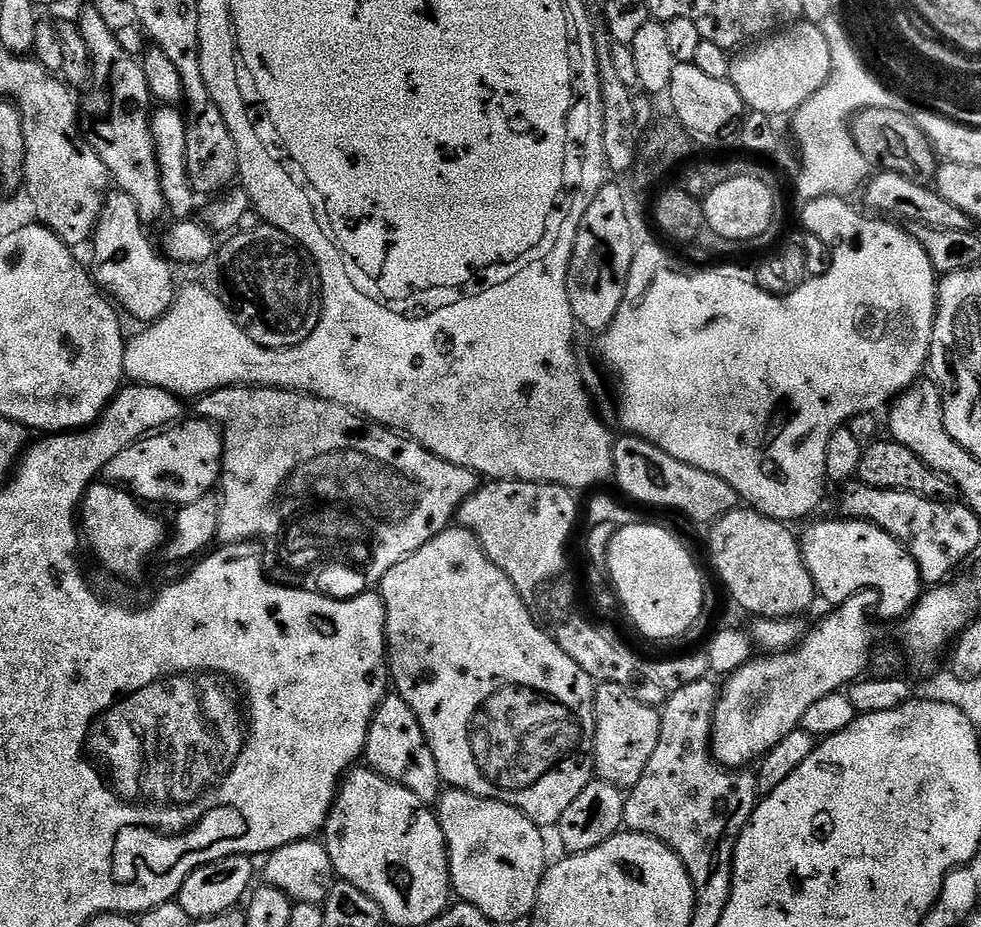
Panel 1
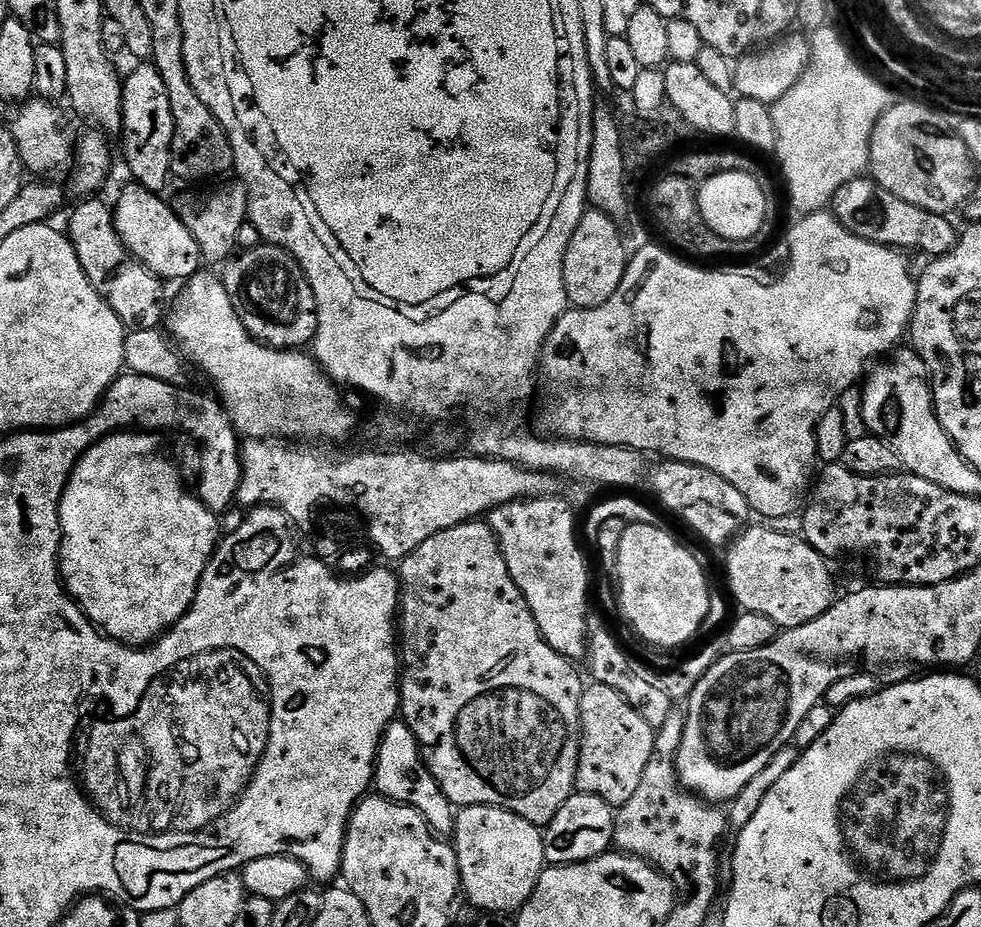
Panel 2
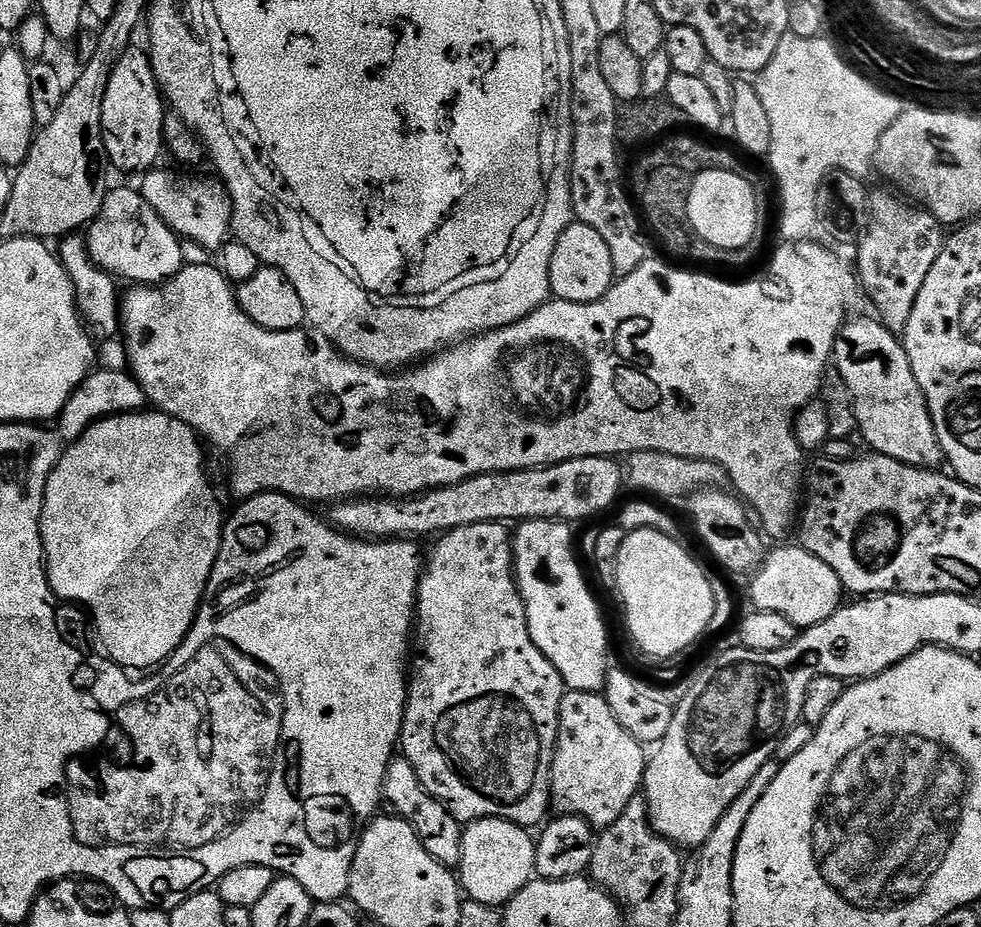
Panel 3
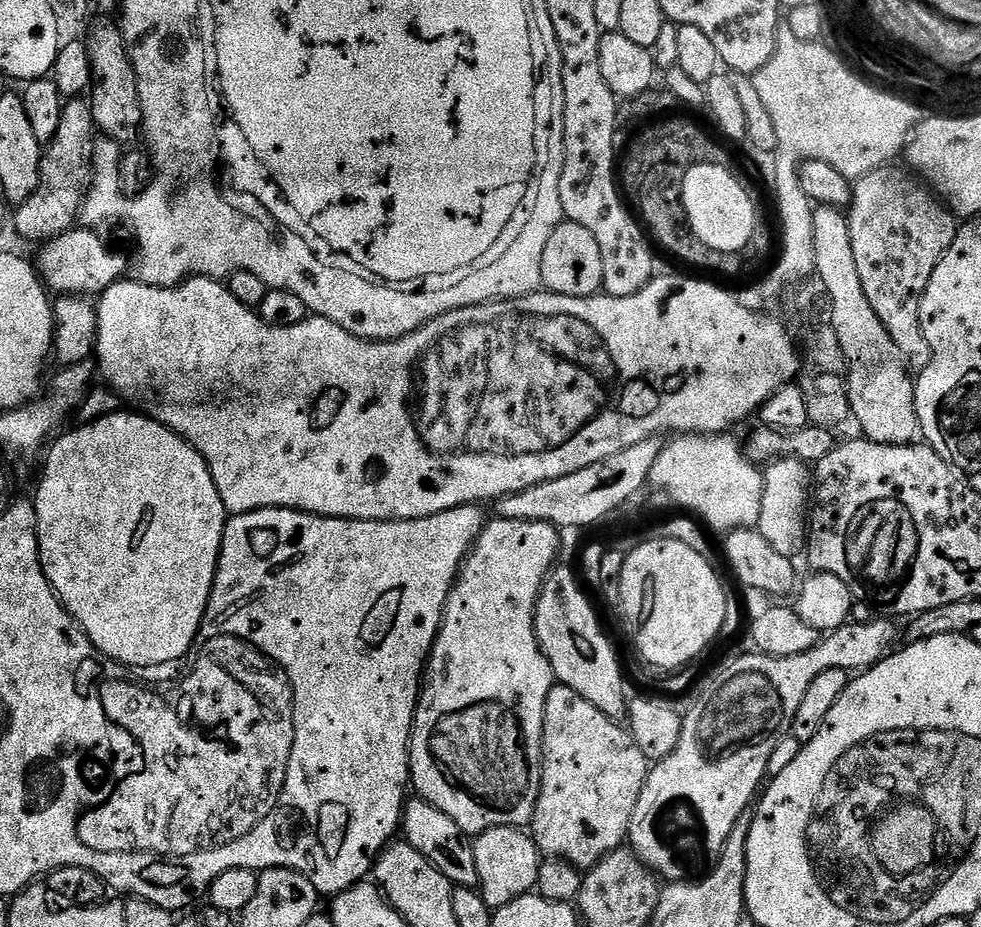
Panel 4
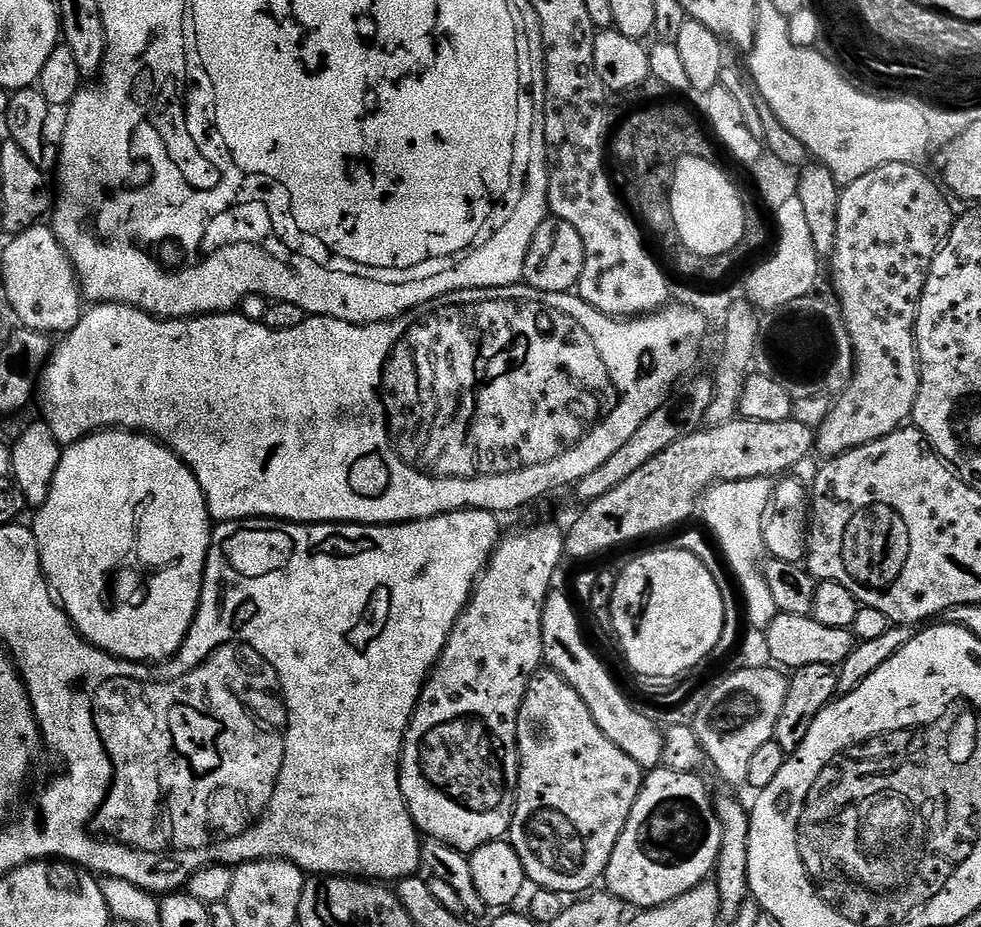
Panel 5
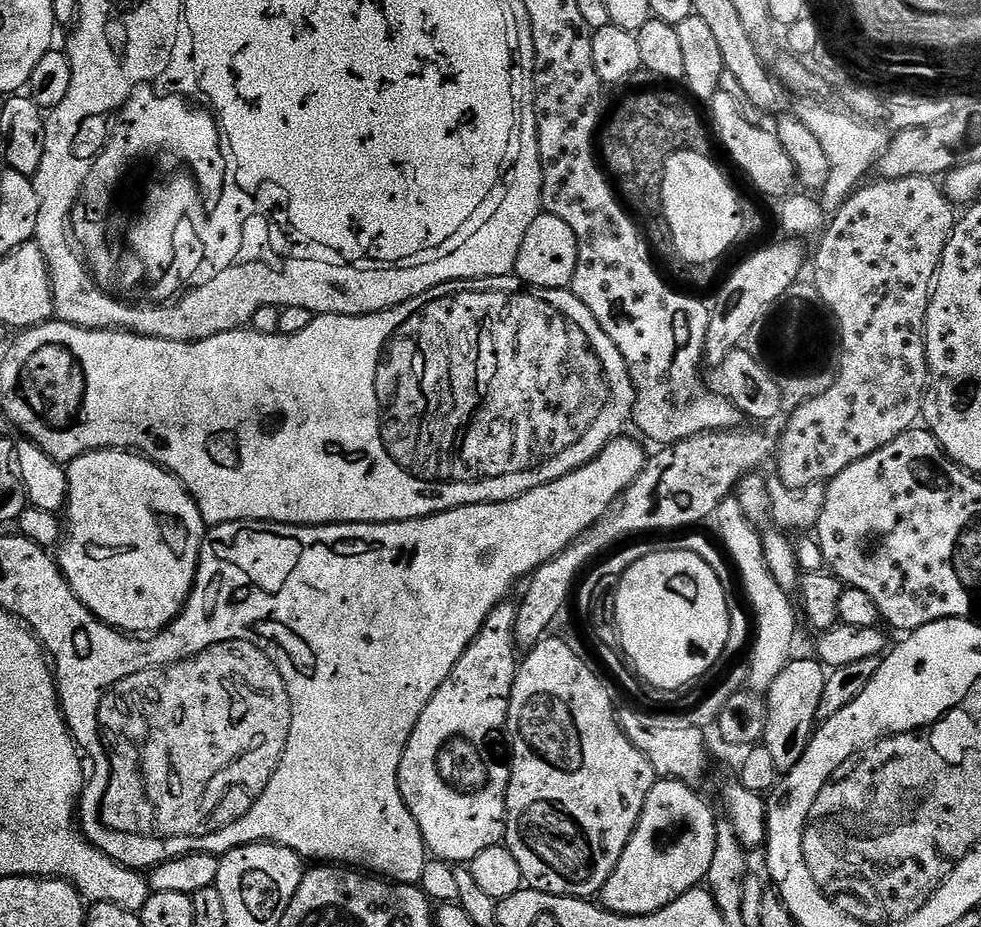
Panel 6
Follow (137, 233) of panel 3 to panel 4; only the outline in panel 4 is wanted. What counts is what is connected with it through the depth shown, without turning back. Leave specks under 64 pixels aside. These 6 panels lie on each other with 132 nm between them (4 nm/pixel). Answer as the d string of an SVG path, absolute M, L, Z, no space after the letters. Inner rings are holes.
M71 228L55 239L47 241L38 260L36 269L46 288L55 295L98 296L117 280L128 268L127 259L111 250L102 242L95 231L88 228Z

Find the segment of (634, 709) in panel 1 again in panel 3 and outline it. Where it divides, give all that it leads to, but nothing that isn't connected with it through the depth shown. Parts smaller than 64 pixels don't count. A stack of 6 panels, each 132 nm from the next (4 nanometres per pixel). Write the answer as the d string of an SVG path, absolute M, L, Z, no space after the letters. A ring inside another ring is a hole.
M565 691L560 707L560 738L556 743L556 754L552 763L551 807L559 815L580 816L583 820L590 821L597 830L610 827L618 822L618 818L622 818L622 810L626 810L630 798L634 798L641 791L645 767L645 745L638 743L626 730L626 726L618 722L615 708L608 705L601 693Z

